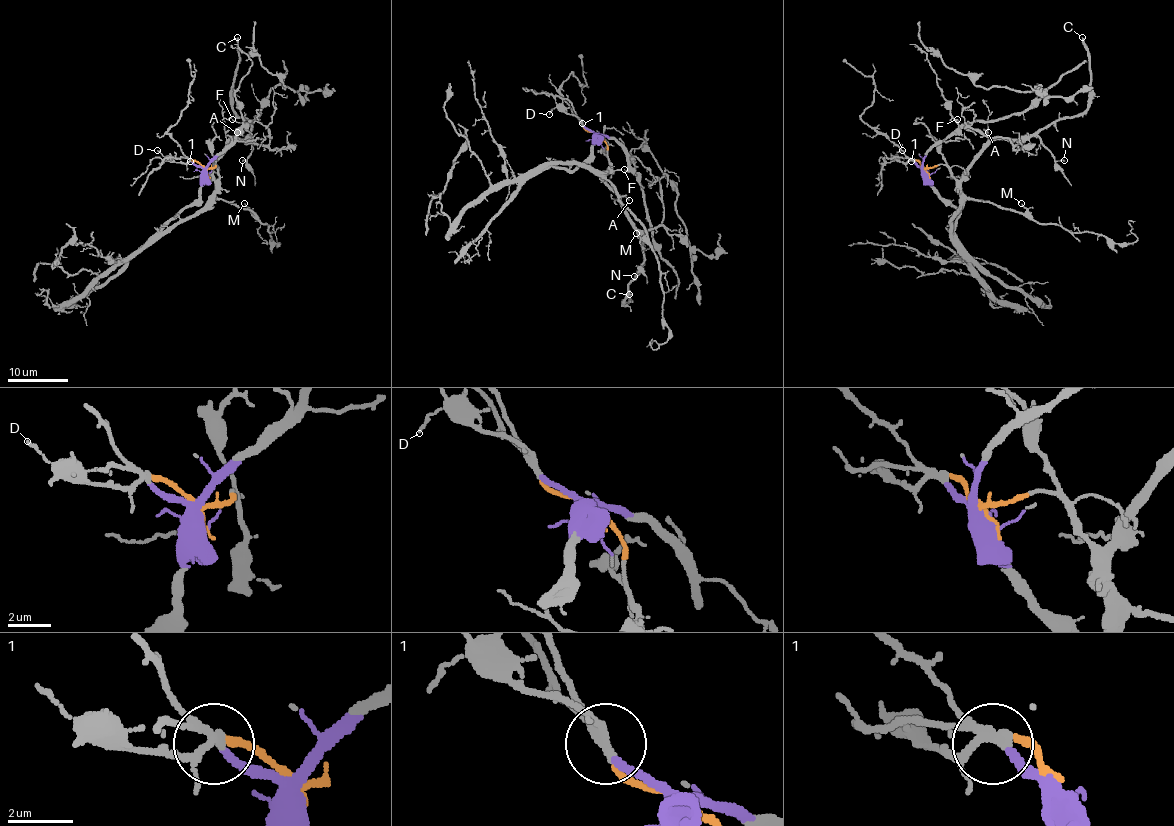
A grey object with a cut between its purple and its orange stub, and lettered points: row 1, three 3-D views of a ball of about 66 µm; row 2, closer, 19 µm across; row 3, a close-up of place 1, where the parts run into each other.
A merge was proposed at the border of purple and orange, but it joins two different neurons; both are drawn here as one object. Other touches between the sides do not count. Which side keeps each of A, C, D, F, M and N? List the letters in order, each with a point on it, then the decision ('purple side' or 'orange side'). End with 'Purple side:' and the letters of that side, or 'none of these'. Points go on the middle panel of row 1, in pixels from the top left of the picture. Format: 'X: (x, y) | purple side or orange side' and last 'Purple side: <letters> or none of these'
A: (629, 200) | orange side
C: (629, 294) | orange side
D: (549, 114) | purple side
F: (624, 169) | purple side
M: (636, 233) | orange side
N: (634, 276) | orange side
Purple side: D, F

